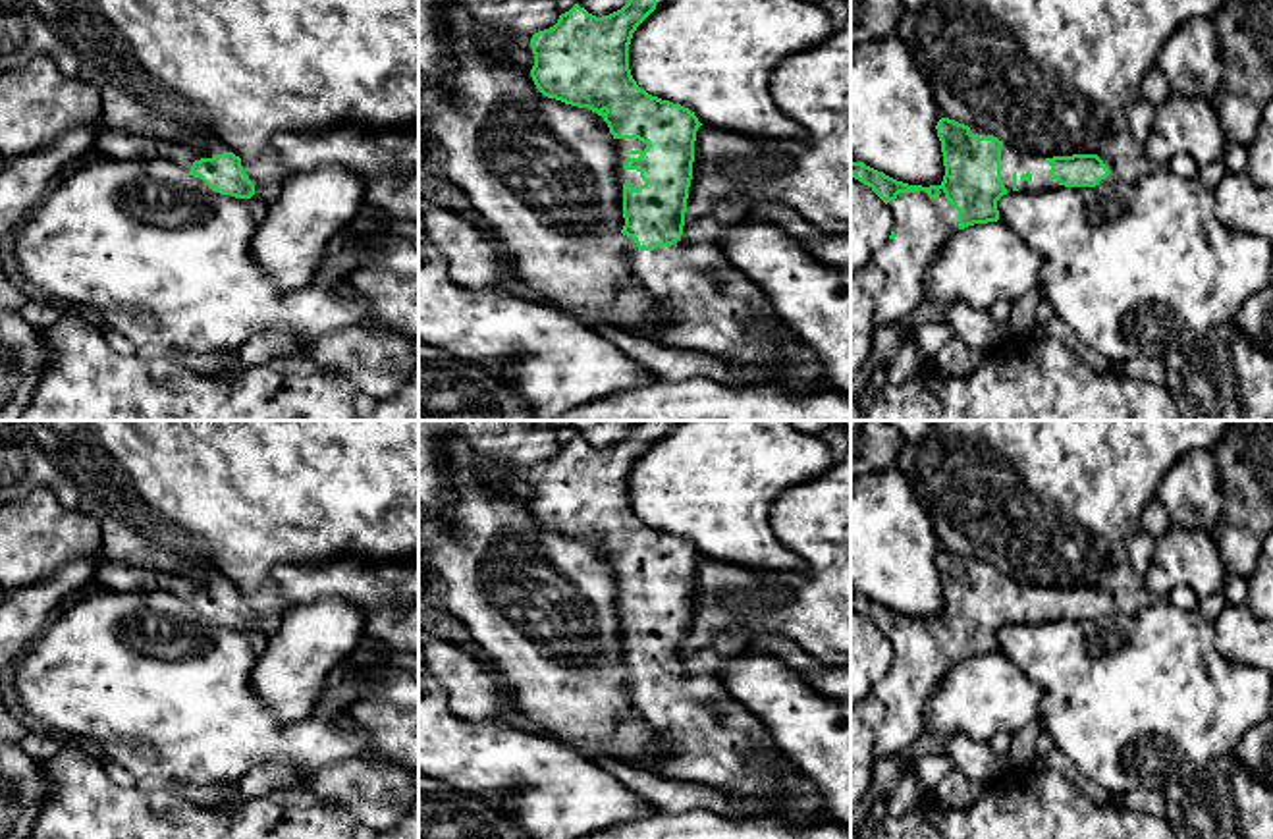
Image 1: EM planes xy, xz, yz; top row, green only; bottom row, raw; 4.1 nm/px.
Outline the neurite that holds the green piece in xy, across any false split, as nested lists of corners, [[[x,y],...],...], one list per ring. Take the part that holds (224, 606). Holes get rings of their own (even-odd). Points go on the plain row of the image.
[[[233,584],[195,592],[189,606],[201,609],[220,627],[231,627],[235,631],[251,631],[255,627],[255,615],[245,606],[241,590]]]

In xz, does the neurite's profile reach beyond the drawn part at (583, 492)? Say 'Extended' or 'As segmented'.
Extended

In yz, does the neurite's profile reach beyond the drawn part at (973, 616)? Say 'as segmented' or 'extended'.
extended

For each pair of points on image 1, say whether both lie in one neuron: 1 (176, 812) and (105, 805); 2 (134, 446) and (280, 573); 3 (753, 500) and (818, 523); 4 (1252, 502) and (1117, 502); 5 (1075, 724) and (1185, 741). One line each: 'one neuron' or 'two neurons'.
1: one neuron
2: two neurons
3: two neurons
4: two neurons
5: one neuron

